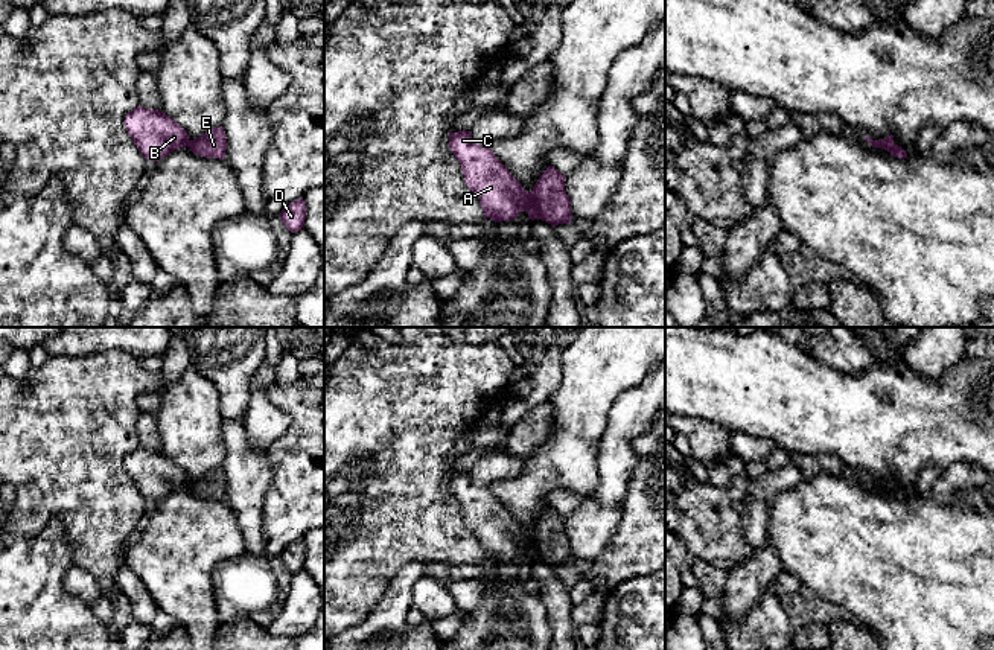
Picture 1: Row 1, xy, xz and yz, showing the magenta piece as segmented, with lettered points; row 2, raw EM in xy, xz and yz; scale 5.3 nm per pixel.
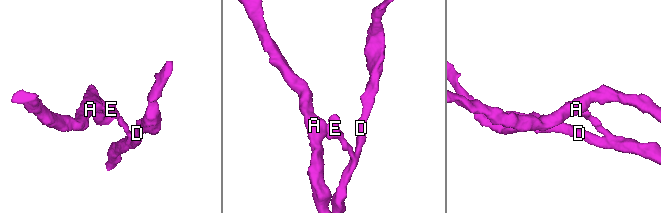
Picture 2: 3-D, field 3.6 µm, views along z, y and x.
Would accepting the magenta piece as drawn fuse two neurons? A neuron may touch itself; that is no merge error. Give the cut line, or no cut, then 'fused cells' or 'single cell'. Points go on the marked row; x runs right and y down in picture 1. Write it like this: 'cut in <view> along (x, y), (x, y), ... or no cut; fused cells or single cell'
cut in yz along (871, 142), (892, 143); fused cells

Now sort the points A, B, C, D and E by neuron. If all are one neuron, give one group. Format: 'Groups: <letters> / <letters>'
Groups: A B C / D E

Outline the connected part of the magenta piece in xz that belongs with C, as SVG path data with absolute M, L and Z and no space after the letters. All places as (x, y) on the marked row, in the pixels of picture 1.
M470 131L451 132L449 149L461 166L466 186L478 196L484 218L513 221L522 210L530 212L530 193L490 148L472 140Z

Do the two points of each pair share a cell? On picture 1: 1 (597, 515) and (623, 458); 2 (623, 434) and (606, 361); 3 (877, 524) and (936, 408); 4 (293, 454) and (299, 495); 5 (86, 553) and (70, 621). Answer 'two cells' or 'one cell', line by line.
1: two cells
2: two cells
3: two cells
4: one cell
5: two cells

